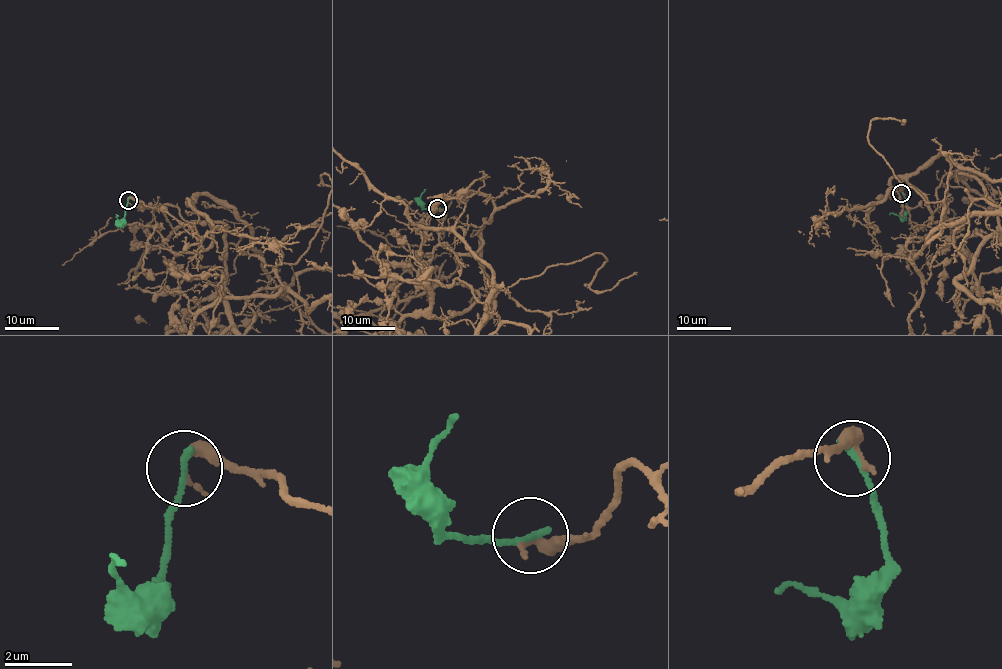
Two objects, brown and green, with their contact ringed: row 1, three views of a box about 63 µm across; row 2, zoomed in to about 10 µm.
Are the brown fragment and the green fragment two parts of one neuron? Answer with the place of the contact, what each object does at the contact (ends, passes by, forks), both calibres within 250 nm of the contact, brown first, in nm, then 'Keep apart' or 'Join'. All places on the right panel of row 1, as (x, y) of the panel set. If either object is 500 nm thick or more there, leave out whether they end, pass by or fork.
Place: (901, 193). At the ring brown ends. At the ring green ends. Thickness 400 nm (brown) against 220 nm. Keep apart

